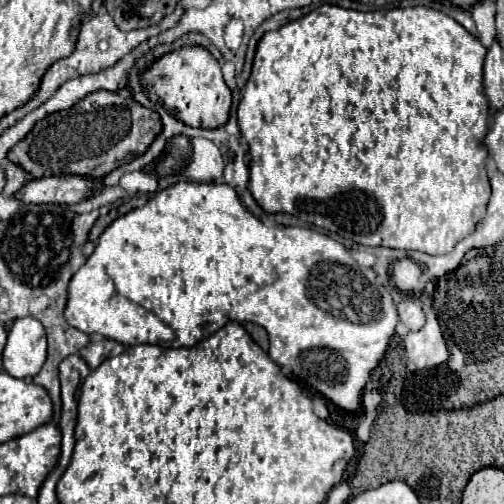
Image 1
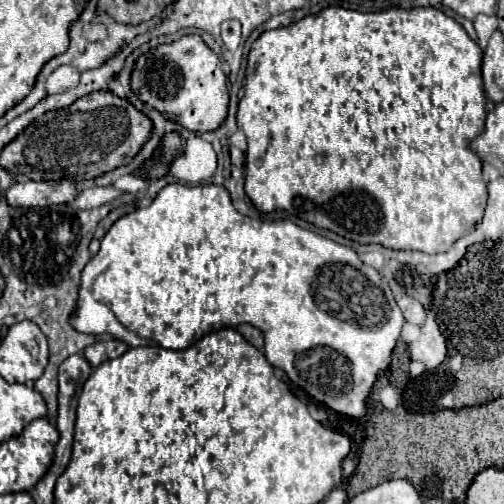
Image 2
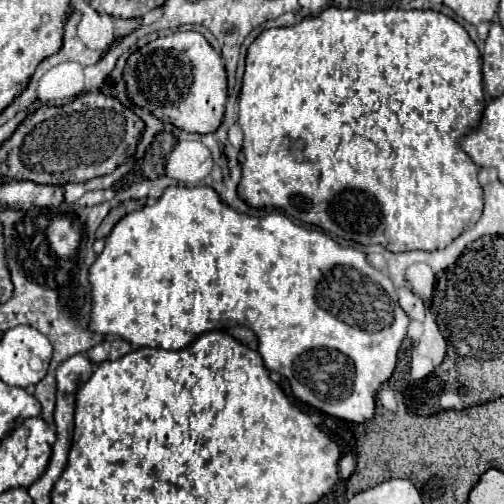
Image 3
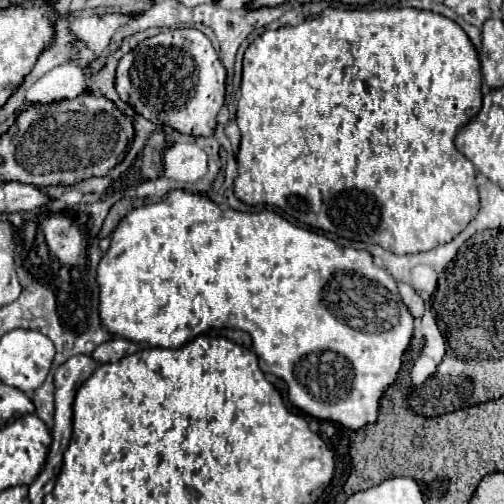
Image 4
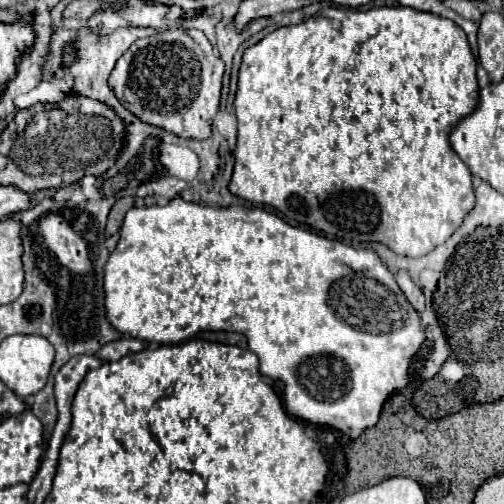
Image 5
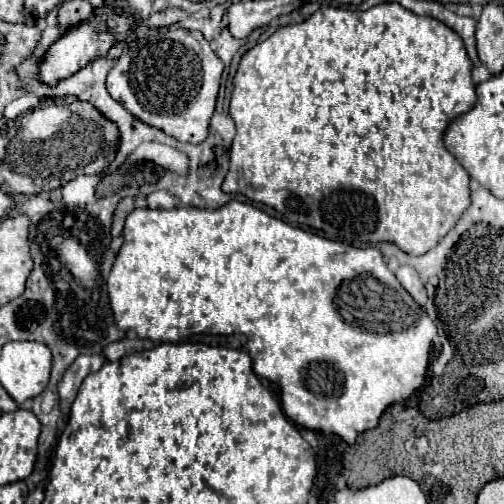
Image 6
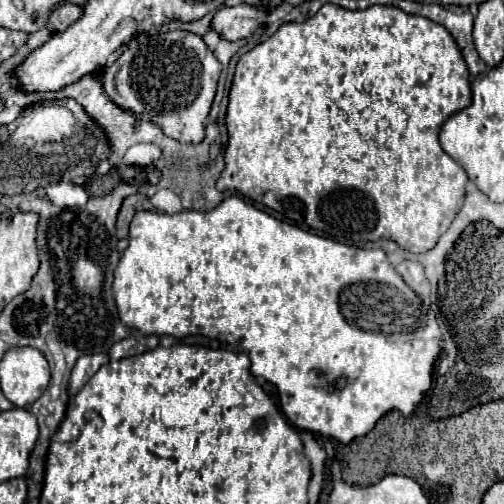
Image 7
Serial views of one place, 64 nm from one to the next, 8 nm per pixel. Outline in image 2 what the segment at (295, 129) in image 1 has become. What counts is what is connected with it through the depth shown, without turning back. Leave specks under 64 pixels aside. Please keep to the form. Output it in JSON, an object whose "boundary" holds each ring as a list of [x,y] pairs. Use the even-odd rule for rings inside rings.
{"boundary":[[[328,6],[314,16],[306,16],[290,26],[266,30],[248,56],[244,98],[238,104],[238,128],[248,138],[246,184],[244,190],[260,212],[284,210],[318,228],[360,244],[382,244],[392,250],[418,250],[426,254],[448,252],[452,244],[468,234],[484,216],[488,190],[482,178],[482,160],[470,148],[470,142],[484,130],[486,96],[482,88],[482,48],[466,30],[436,8],[388,8],[382,12],[356,12],[340,6]]]}

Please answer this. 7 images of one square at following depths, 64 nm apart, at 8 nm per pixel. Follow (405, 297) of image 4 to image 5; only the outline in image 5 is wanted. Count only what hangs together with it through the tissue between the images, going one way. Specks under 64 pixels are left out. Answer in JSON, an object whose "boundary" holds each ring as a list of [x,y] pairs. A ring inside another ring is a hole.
{"boundary":[[[404,270],[398,272],[396,280],[398,280],[400,290],[402,290],[404,296],[408,298],[408,302],[416,308],[416,312],[422,312],[422,310],[424,310],[424,294],[422,294],[422,290],[412,282],[412,278],[408,276],[408,272],[404,272]]]}

